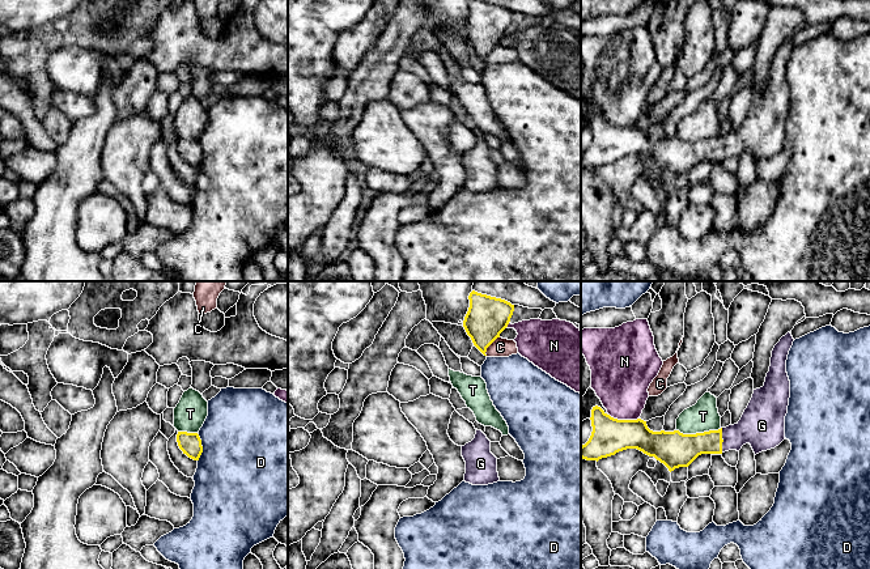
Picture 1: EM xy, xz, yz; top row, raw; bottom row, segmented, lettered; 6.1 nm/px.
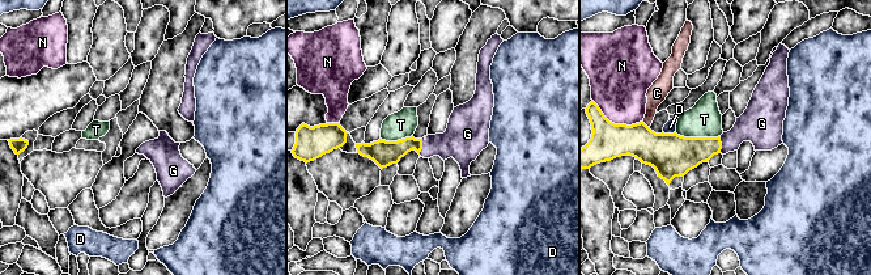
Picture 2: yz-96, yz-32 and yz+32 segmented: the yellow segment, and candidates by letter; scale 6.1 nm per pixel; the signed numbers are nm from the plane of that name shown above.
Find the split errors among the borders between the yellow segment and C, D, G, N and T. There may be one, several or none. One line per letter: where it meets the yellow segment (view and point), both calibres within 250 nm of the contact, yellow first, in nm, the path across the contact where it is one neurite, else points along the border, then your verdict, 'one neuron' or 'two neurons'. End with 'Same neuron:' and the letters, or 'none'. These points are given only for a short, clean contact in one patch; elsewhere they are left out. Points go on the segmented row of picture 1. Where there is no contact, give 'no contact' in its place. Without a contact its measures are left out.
C: xz (489, 344) | 260/110 nm | two neurons
D: xy (202, 448) | 140/500 nm | two neurons
G: yz (722, 440) | 190/260 nm | across yz (683, 449), (722, 440), (760, 425) | one neuron
N: yz (624, 420) | 220/360 nm | two neurons
T: yz (699, 433) | 220/180 nm | along yz (721, 428), (695, 433), (680, 433), (677, 431) | two neurons
Same neuron: G

